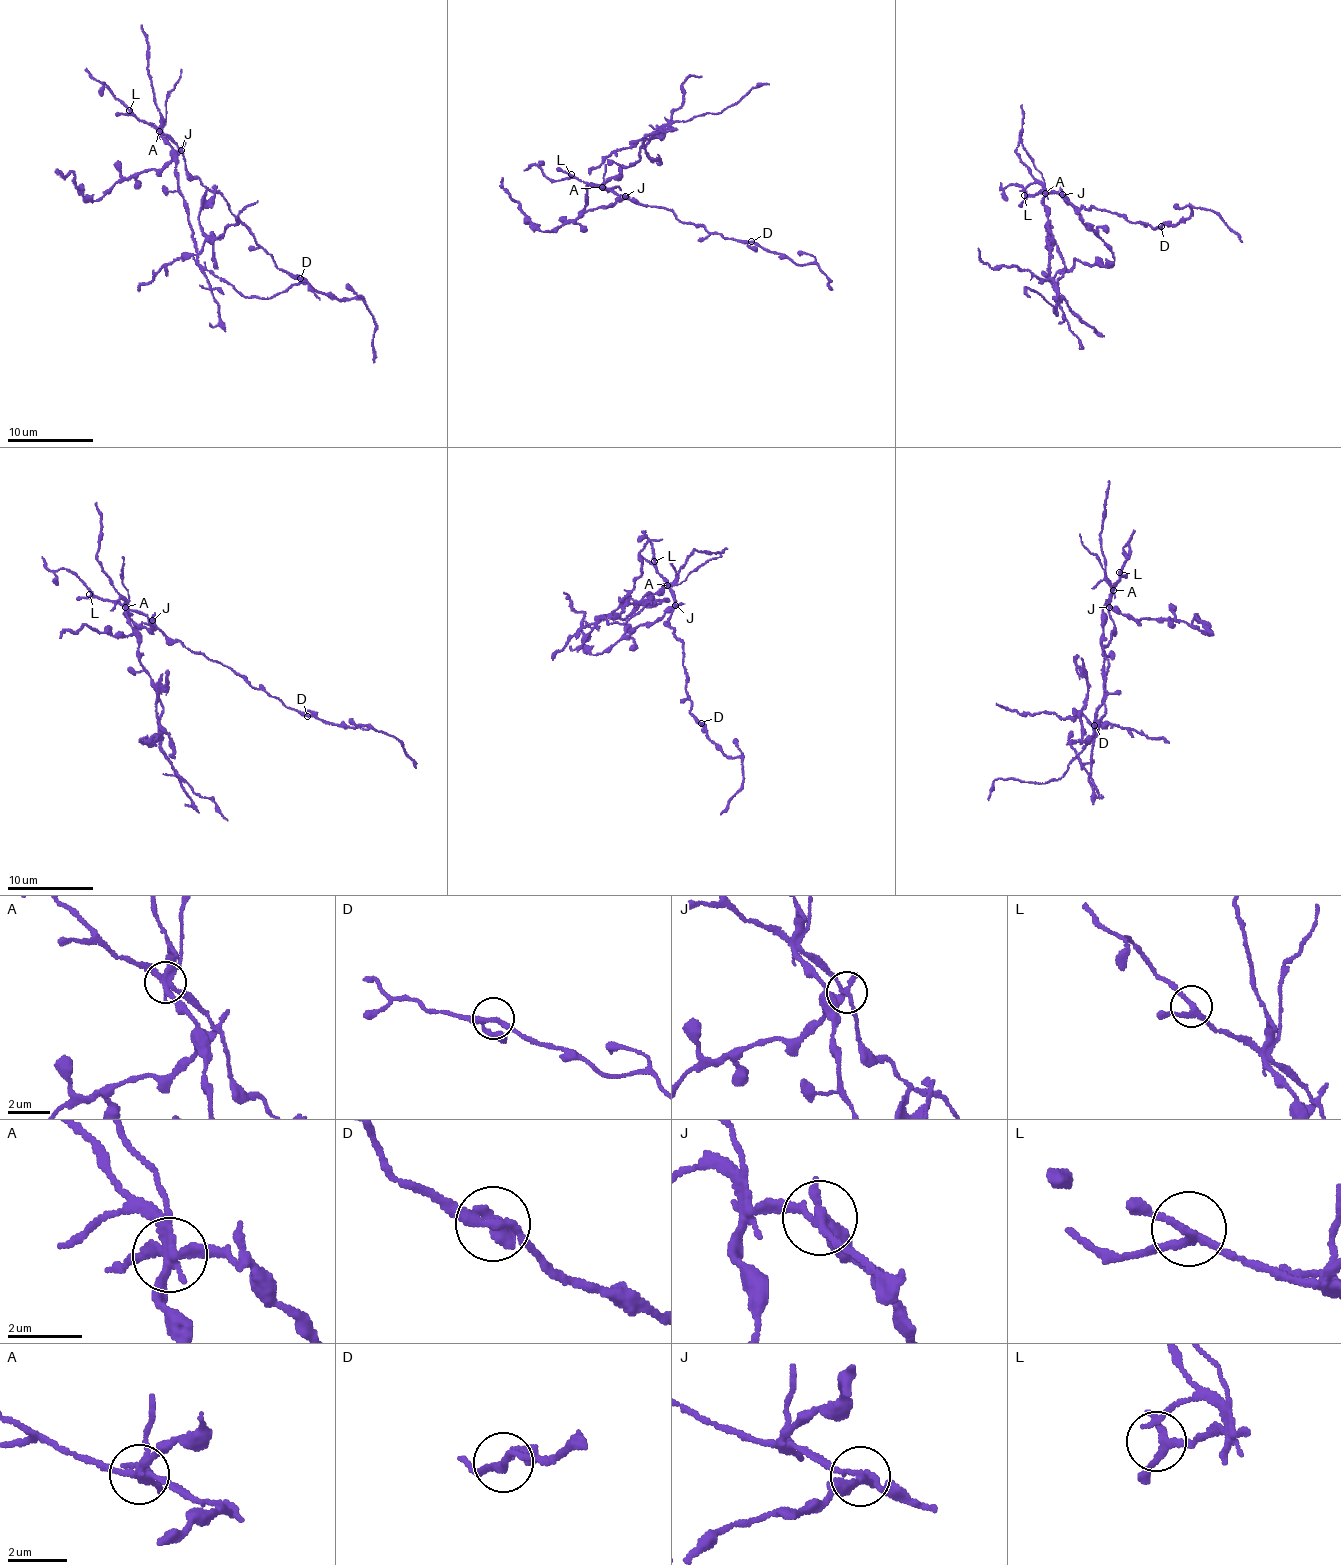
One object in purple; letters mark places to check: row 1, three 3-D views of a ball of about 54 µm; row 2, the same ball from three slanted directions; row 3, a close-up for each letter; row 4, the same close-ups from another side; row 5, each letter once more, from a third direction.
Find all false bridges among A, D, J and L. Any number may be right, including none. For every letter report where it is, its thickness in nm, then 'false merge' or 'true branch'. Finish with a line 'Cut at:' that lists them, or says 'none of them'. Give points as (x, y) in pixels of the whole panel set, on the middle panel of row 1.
A: (602, 187) | 280 nm | false merge
D: (751, 241) | 200 nm | true branch
J: (625, 196) | 280 nm | false merge
L: (571, 174) | 220 nm | true branch
Cut at: A, J

